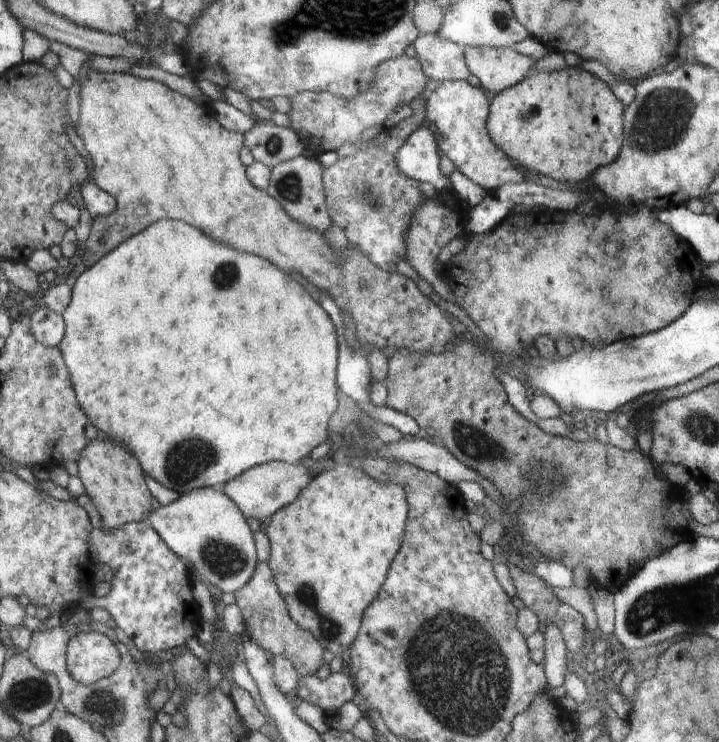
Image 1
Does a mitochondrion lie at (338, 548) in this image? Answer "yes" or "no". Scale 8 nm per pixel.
no

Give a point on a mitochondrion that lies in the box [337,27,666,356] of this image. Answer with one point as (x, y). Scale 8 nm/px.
(368, 197)

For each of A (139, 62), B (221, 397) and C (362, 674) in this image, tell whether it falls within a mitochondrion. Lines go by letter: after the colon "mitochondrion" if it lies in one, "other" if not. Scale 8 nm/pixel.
A: other
B: other
C: other

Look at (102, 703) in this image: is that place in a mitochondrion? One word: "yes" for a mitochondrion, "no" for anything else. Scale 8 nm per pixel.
yes

